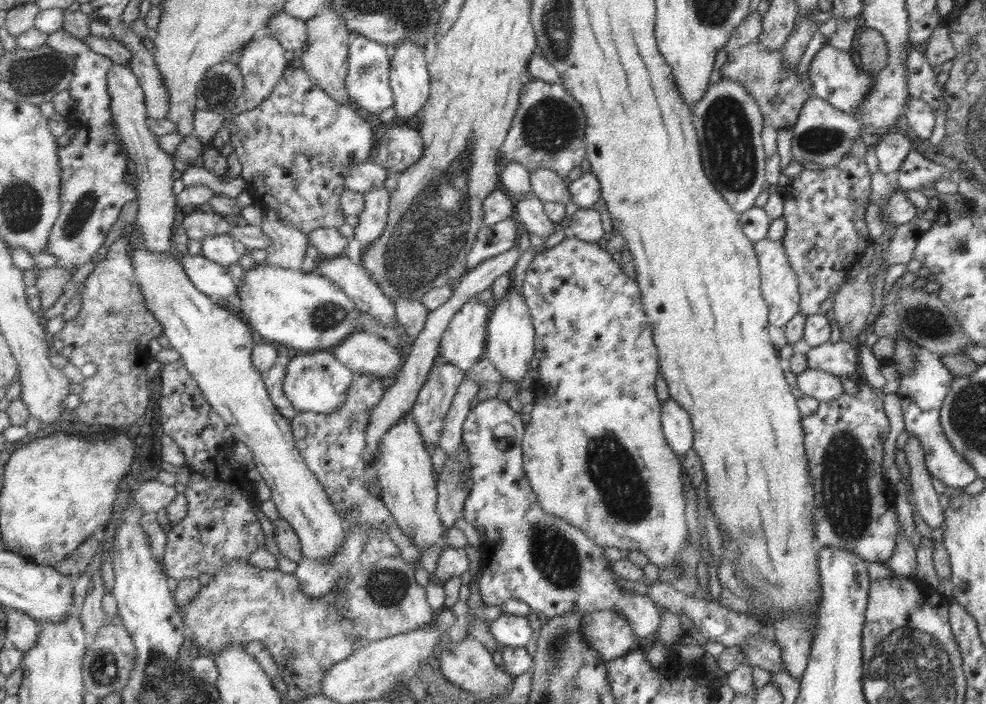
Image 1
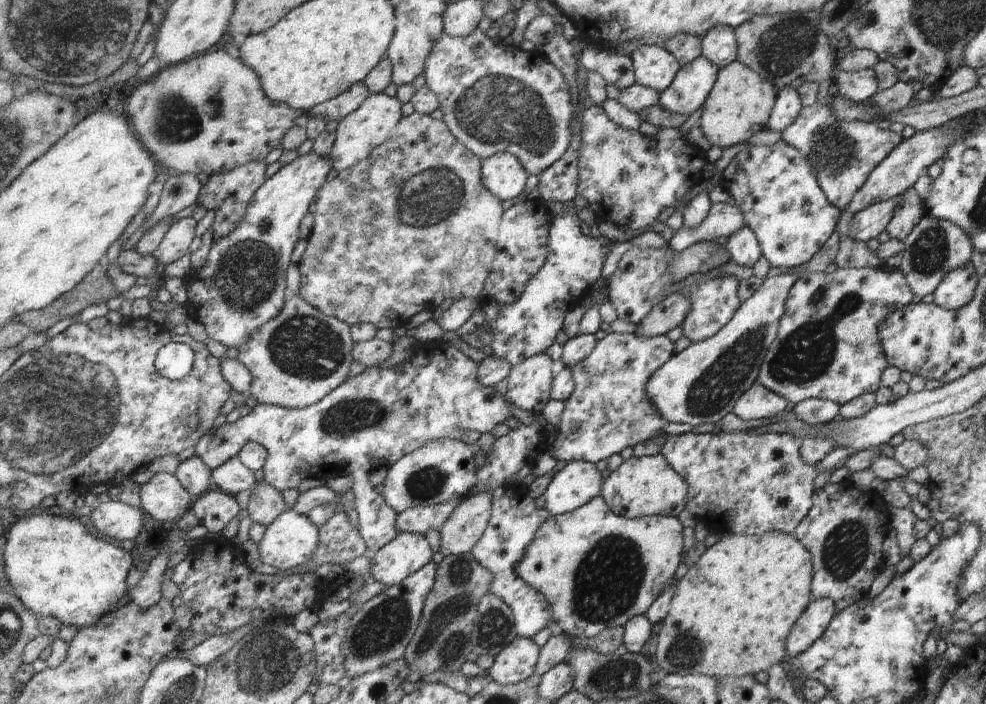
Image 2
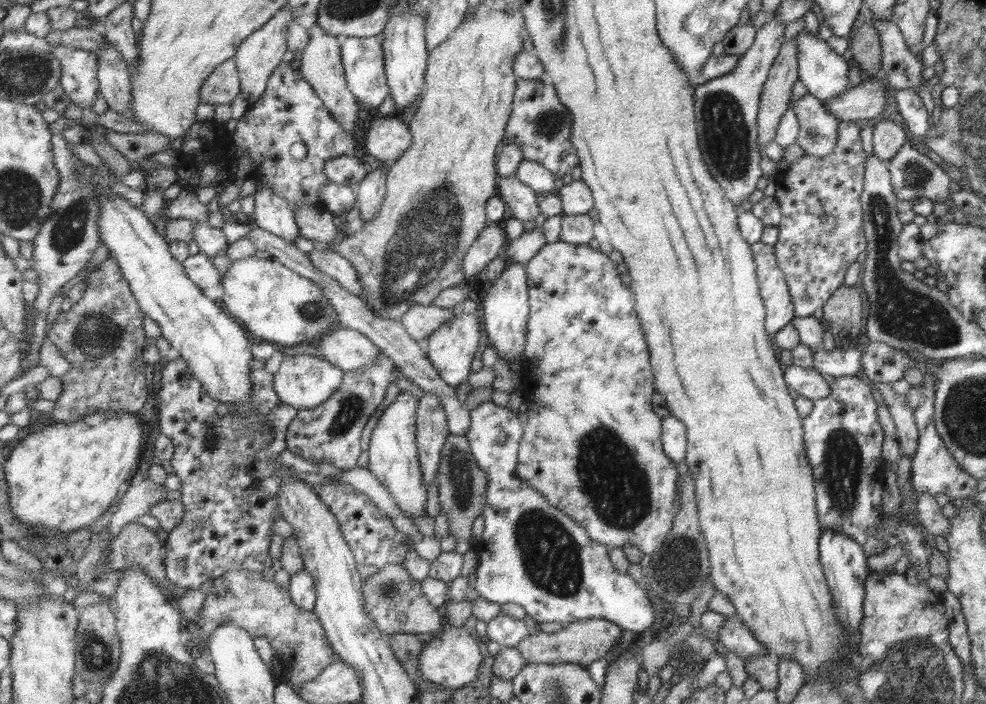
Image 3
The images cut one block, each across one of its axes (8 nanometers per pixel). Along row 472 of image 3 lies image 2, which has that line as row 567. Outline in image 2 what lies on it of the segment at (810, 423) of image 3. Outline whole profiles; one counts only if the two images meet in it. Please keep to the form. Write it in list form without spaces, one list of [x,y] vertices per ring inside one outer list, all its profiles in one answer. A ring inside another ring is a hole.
[[[849,480],[825,483],[822,487],[814,489],[811,500],[811,508],[793,529],[792,535],[805,547],[811,557],[812,598],[828,598],[833,603],[835,614],[859,600],[863,592],[867,592],[873,578],[887,563],[881,556],[881,542],[889,529],[888,507],[882,501],[880,492],[858,490]]]

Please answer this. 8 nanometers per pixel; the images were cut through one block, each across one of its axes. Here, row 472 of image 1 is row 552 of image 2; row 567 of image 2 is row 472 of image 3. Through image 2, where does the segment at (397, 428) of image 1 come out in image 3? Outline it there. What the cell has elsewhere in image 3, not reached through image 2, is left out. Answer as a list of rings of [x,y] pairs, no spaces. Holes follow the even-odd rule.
[[[399,393],[395,402],[389,404],[379,417],[370,437],[368,449],[368,469],[391,492],[393,500],[401,508],[401,512],[415,522],[417,518],[427,518],[427,502],[429,490],[423,475],[422,459],[419,458],[418,447],[418,408],[419,400],[411,393]]]

